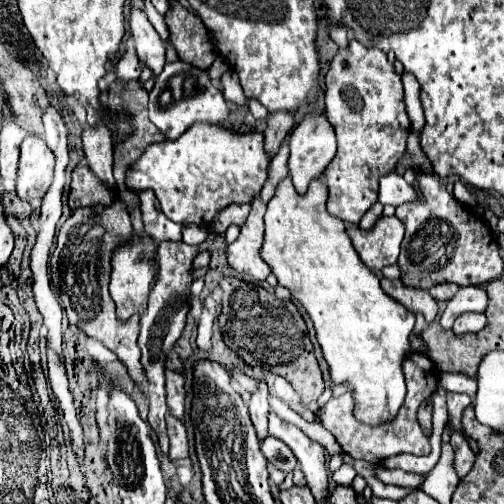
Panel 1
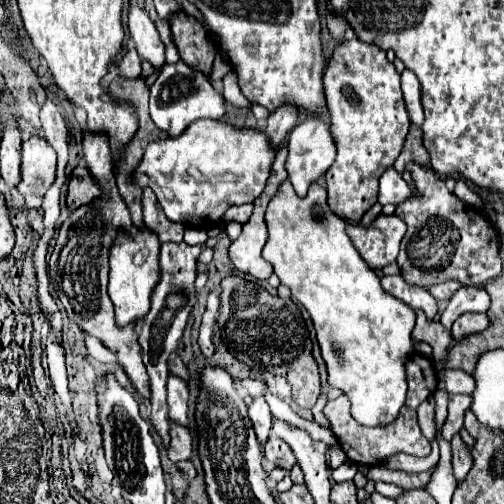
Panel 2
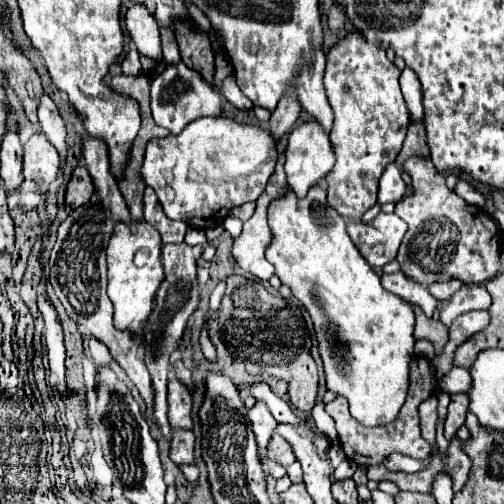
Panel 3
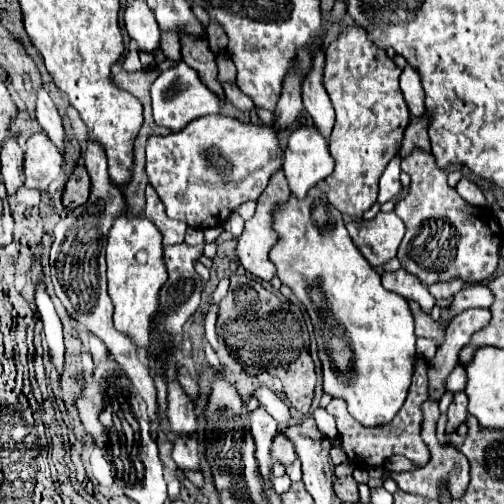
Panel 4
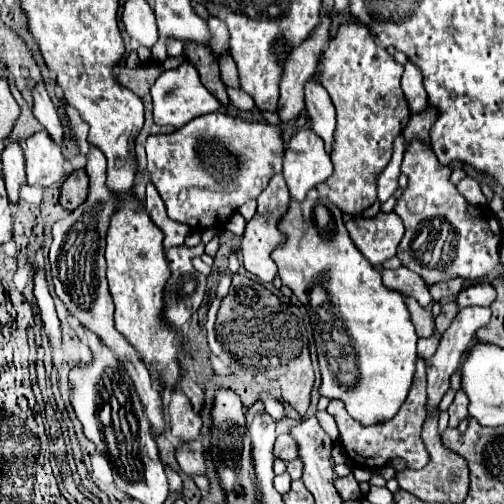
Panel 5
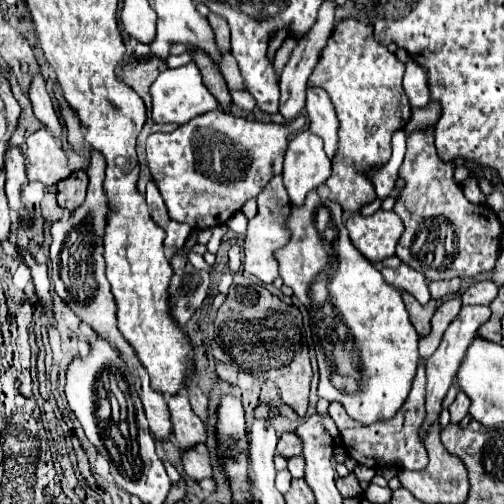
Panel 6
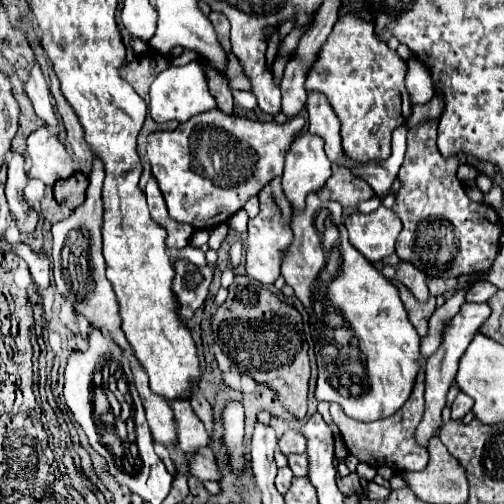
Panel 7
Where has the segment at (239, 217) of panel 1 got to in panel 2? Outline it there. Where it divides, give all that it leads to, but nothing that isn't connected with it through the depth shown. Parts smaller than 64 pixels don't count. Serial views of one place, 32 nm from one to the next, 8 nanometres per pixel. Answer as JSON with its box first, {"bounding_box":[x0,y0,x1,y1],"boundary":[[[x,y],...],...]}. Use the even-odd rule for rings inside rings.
{"bounding_box":[222,204,252,224],"boundary":[[[242,204],[242,206],[232,206],[232,208],[228,208],[228,212],[224,214],[224,218],[222,218],[222,222],[228,222],[228,220],[238,220],[240,224],[244,224],[248,218],[250,218],[250,214],[252,214],[252,204]]]}

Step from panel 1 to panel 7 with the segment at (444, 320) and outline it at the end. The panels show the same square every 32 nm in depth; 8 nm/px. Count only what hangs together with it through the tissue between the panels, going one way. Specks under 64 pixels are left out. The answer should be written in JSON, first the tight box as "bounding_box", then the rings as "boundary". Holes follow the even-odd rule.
{"bounding_box":[466,282,496,302],"boundary":[[[478,282],[466,294],[466,302],[486,302],[494,292],[496,292],[496,288],[490,286],[488,282]]]}

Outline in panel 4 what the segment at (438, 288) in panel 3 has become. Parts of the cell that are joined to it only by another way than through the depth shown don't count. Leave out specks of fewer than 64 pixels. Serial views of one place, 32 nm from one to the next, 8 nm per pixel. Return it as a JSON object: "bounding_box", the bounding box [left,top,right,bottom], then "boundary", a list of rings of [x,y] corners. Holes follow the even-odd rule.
{"bounding_box":[428,280,464,302],"boundary":[[[450,280],[450,282],[432,284],[432,286],[428,286],[428,290],[430,290],[430,294],[432,294],[438,302],[446,302],[446,300],[450,300],[462,286],[464,286],[462,280]]]}

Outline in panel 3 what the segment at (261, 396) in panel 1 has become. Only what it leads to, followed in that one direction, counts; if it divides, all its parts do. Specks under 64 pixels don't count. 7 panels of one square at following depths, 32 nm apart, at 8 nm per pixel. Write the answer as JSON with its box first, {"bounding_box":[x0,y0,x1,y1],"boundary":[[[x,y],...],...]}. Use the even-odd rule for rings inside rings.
{"bounding_box":[248,402,276,464],"boundary":[[[256,402],[256,406],[252,410],[248,410],[248,418],[250,418],[250,424],[252,424],[252,430],[254,430],[254,436],[256,436],[256,442],[258,442],[258,452],[260,452],[260,460],[262,464],[266,464],[268,456],[266,456],[266,446],[274,434],[274,428],[276,428],[276,420],[272,418],[272,414],[268,412],[268,408],[264,406],[264,402]]]}

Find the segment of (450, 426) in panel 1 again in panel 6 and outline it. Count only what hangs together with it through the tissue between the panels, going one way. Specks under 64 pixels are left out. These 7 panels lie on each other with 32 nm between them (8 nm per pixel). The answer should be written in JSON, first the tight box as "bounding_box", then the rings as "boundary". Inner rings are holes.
{"bounding_box":[450,392,470,424],"boundary":[[[458,392],[456,400],[454,400],[452,406],[450,406],[450,416],[452,416],[452,422],[454,422],[454,424],[460,422],[460,420],[468,414],[468,404],[470,404],[468,396],[464,396],[464,392]]]}

